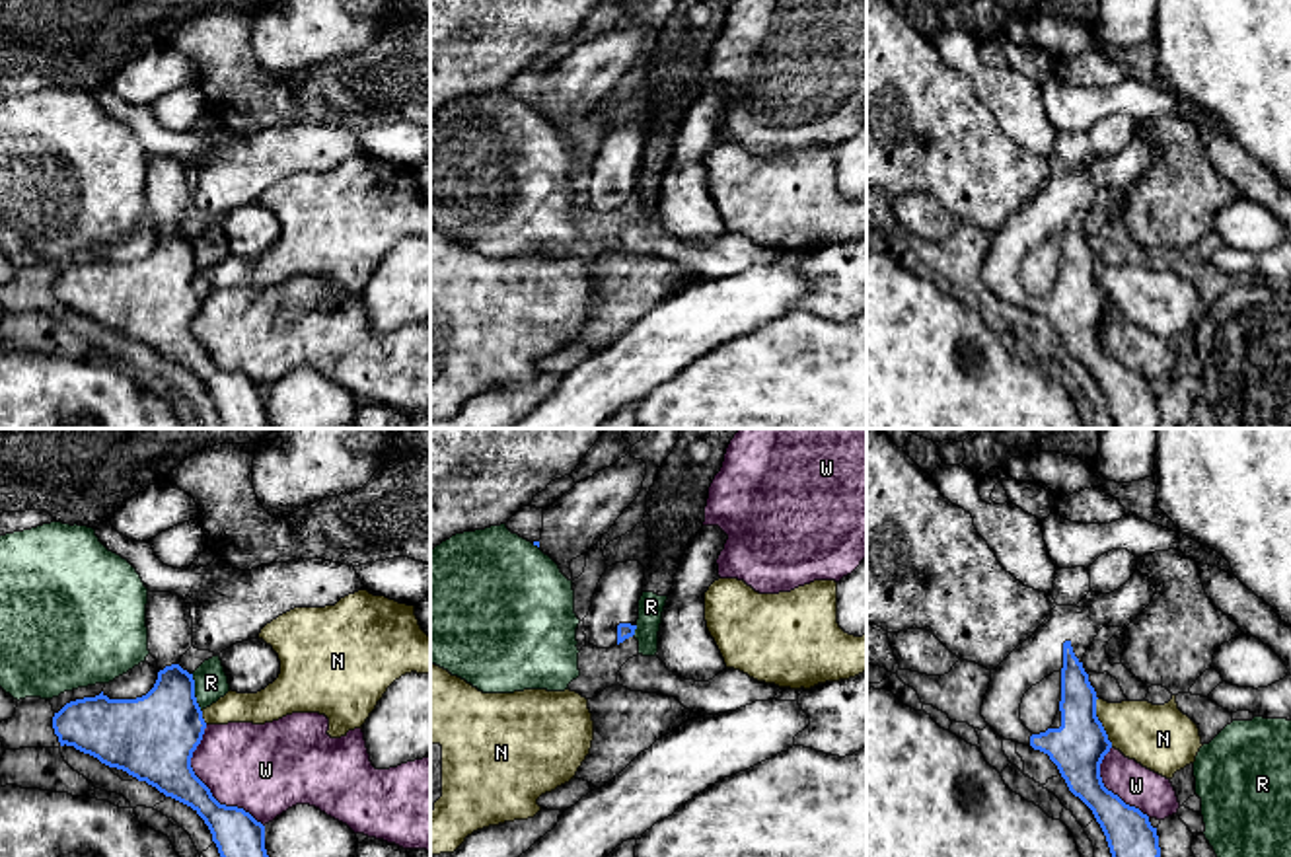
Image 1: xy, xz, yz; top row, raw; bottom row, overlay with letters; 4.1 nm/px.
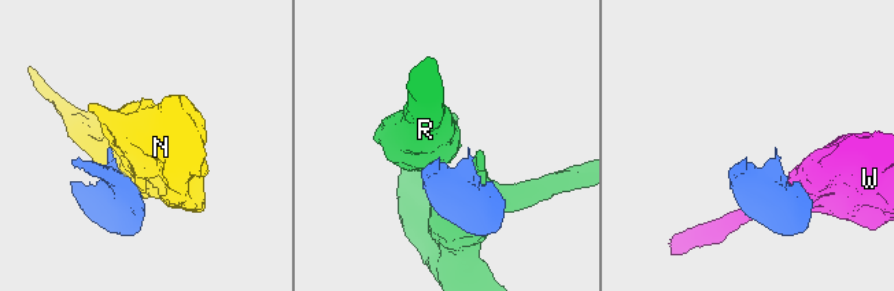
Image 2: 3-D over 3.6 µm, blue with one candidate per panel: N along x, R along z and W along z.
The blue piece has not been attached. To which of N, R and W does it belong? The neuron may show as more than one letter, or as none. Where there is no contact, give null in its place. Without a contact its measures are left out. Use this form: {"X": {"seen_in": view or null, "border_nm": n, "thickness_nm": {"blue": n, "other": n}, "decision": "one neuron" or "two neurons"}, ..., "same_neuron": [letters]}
{"N": {"seen_in": "yz", "border_nm": 220, "thickness_nm": {"blue": 220, "other": 280}, "decision": "two neurons"}, "R": {"seen_in": "xy", "border_nm": 170, "thickness_nm": {"blue": 360, "other": 140}, "decision": "two neurons"}, "W": {"seen_in": "xy", "border_nm": 480, "thickness_nm": {"blue": 280, "other": 360}, "decision": "two neurons"}, "same_neuron": []}

